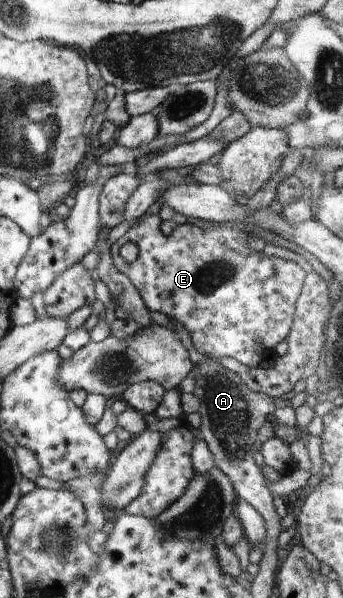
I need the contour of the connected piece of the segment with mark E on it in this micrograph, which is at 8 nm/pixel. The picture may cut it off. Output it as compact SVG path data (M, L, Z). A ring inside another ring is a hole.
M158 214L147 215L142 221L134 222L111 246L114 267L128 276L150 312L159 311L184 325L198 353L209 359L231 357L251 368L260 365L264 353L275 349L288 337L306 272L293 260L266 256L252 250L248 243L251 235L237 228L230 230L216 224L201 229L192 224L182 224L176 225L170 235L165 235L160 230L162 222ZM125 243L134 243L138 247L133 263L126 263L120 256L119 249Z

